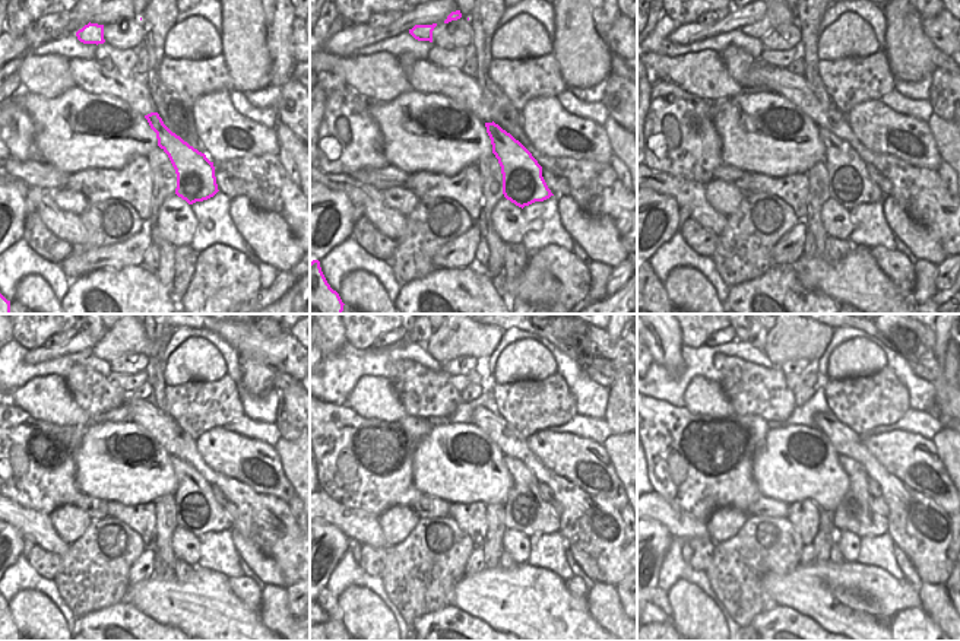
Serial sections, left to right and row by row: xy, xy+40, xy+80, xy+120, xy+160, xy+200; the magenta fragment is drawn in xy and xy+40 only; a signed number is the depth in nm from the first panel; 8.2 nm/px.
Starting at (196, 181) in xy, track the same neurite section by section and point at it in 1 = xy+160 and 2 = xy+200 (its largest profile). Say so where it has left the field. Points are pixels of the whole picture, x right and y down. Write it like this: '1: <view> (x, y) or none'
1: xy+160 (525, 510)
2: xy+200 (854, 514)

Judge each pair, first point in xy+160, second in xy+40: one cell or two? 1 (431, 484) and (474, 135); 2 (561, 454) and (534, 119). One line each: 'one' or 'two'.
1: one
2: one

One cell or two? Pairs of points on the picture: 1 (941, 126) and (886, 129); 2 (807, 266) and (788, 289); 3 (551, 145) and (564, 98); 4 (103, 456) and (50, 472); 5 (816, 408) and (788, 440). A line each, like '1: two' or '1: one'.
1: two
2: two
3: two
4: two
5: two

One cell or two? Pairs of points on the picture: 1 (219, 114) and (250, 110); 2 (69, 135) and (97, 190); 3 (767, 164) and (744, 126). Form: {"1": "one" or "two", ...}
{"1": "two", "2": "two", "3": "one"}

